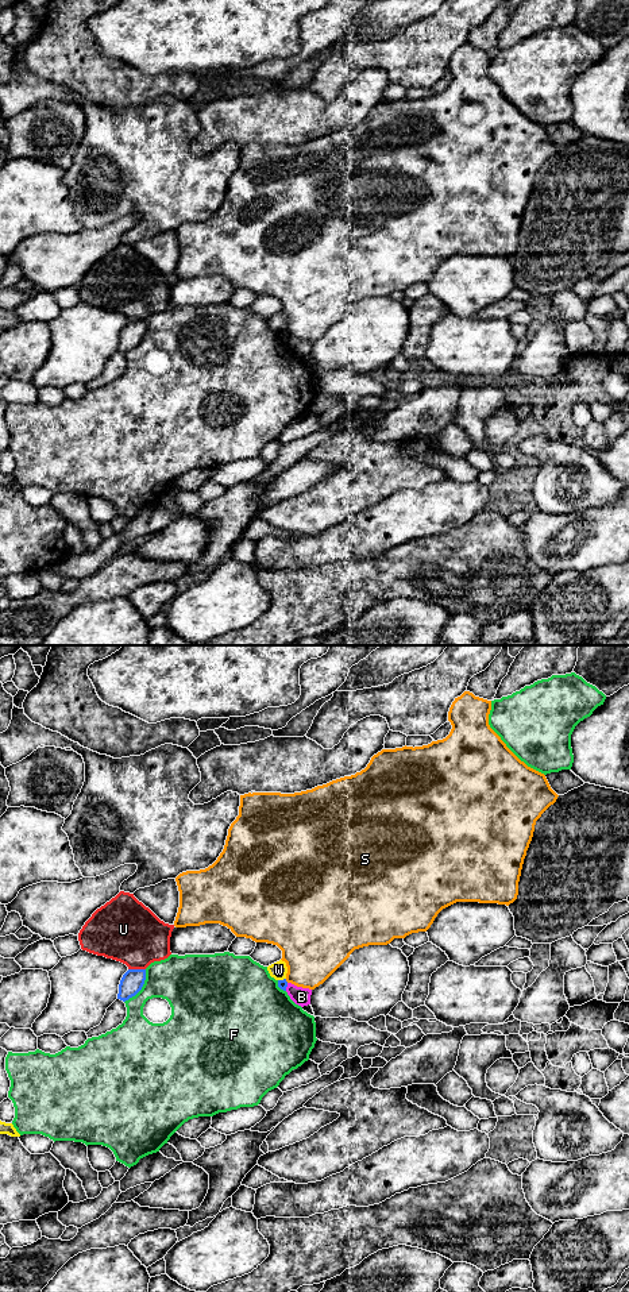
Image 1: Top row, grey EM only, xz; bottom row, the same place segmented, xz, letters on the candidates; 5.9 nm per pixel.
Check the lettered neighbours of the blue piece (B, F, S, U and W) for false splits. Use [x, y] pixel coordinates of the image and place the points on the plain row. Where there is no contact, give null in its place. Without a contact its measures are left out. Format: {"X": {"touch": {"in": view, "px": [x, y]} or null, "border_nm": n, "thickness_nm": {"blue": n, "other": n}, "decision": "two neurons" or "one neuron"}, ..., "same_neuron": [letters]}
{"B": {"touch": {"in": "xz", "px": [286, 338]}, "border_nm": 50, "thickness_nm": {"blue": 60, "other": 110}, "decision": "two neurons"}, "F": {"touch": {"in": "xz", "px": [142, 338]}, "border_nm": 240, "thickness_nm": {"blue": 140, "other": 300}, "decision": "two neurons"}, "S": {"touch": {"in": "xz", "px": [285, 332]}, "border_nm": 30, "thickness_nm": {"blue": 60, "other": 360}, "decision": "two neurons"}, "U": {"touch": {"in": "xz", "px": [137, 321]}, "border_nm": 100, "thickness_nm": {"blue": 140, "other": 380}, "decision": "two neurons"}, "W": {"touch": {"in": "xz", "px": [281, 332]}, "border_nm": 50, "thickness_nm": {"blue": 60, "other": 100}, "decision": "two neurons"}, "same_neuron": []}

